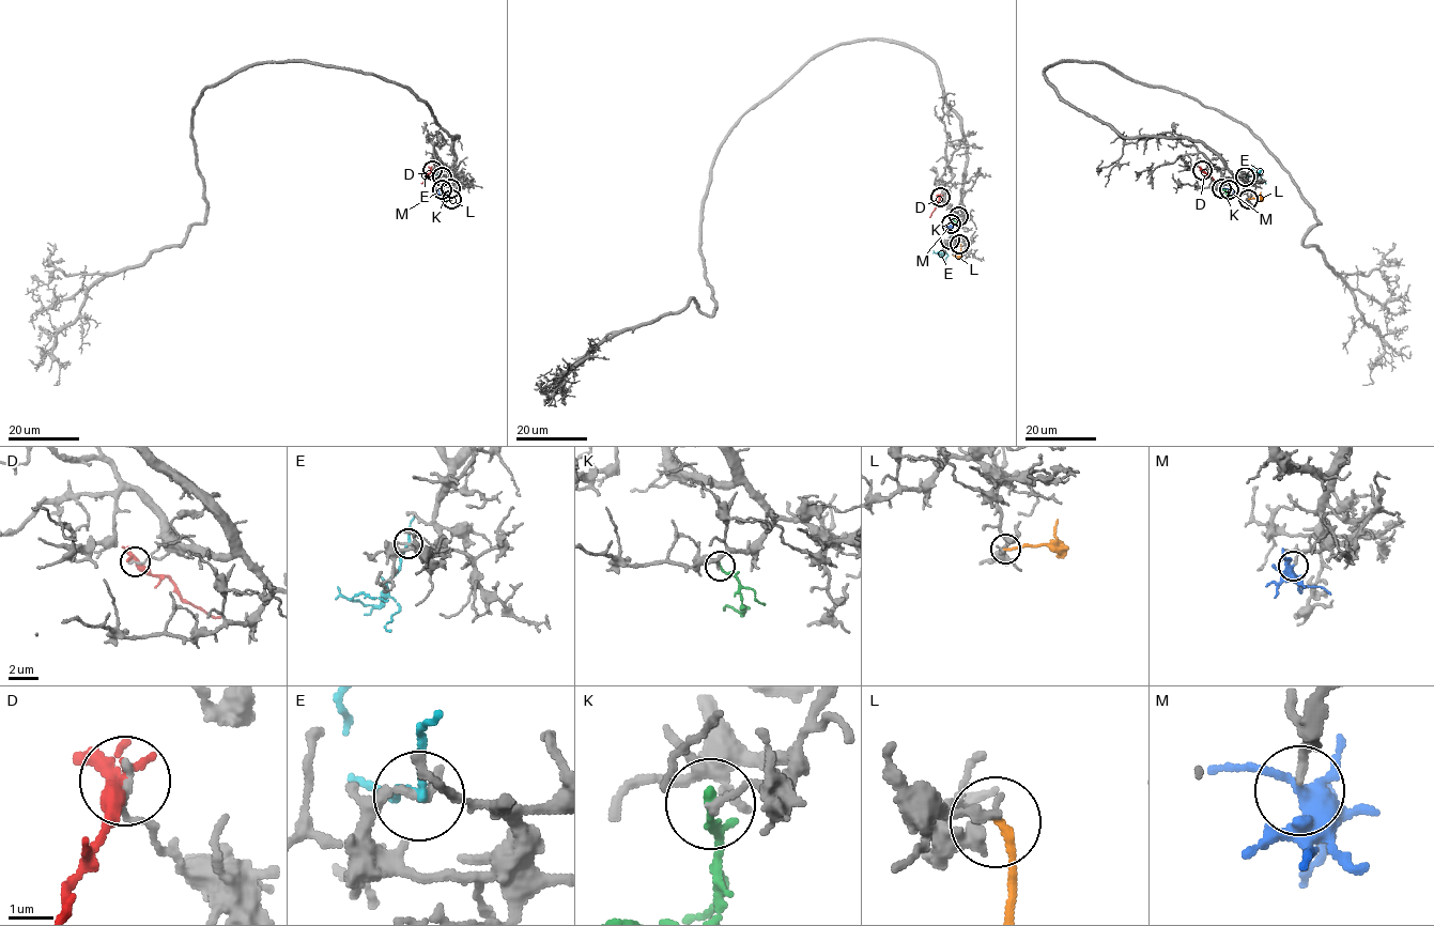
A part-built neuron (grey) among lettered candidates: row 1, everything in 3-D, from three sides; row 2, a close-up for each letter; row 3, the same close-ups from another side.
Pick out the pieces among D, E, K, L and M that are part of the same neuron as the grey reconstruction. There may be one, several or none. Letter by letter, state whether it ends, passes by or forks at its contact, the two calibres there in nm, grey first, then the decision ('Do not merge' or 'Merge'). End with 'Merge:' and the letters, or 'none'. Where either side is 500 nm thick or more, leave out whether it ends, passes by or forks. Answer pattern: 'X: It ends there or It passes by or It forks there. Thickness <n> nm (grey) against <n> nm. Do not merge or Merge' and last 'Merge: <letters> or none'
D: It forks there. Thickness 170 nm (grey) against 280 nm. Do not merge
E: It passes by. Thickness 240 nm (grey) against 150 nm. Do not merge
K: It ends there. Thickness 150 nm (grey) against 220 nm. Do not merge
L: It ends there. Thickness 240 nm (grey) against 170 nm. Do not merge
M: It forks there. Thickness 170 nm (grey) against 320 nm. Merge
Merge: M

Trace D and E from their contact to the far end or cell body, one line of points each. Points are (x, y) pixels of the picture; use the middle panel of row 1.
D: (940, 197), (929, 217)
E: (950, 240), (945, 251), (936, 253), (945, 253)

